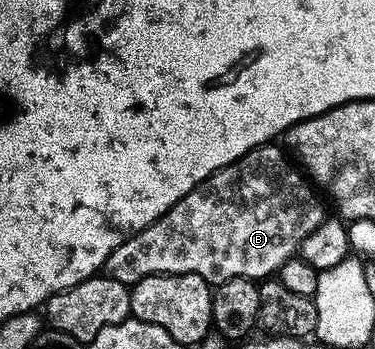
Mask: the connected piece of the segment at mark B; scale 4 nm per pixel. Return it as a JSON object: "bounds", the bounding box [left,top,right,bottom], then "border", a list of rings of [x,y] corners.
{"bounds":[105,145,328,285],"border":[[[267,145],[252,149],[243,159],[238,159],[232,165],[209,175],[200,185],[196,185],[196,189],[192,189],[192,193],[188,193],[183,199],[176,201],[176,205],[172,205],[172,209],[168,209],[168,213],[164,213],[156,222],[148,225],[148,229],[136,233],[128,241],[124,241],[124,245],[120,245],[114,250],[106,259],[105,274],[109,275],[111,279],[127,285],[139,283],[140,280],[149,275],[179,275],[180,273],[196,273],[200,277],[204,277],[204,281],[211,285],[217,285],[236,277],[262,281],[273,276],[288,260],[299,254],[302,242],[308,237],[308,233],[312,233],[314,229],[319,227],[328,215],[328,211],[322,208],[321,201],[314,196],[315,188],[312,186],[311,180],[304,177],[301,170],[298,170],[299,172],[294,171],[295,164],[293,162],[290,164],[286,160],[287,152],[281,146],[279,146],[280,148],[274,146],[278,145]]]}

